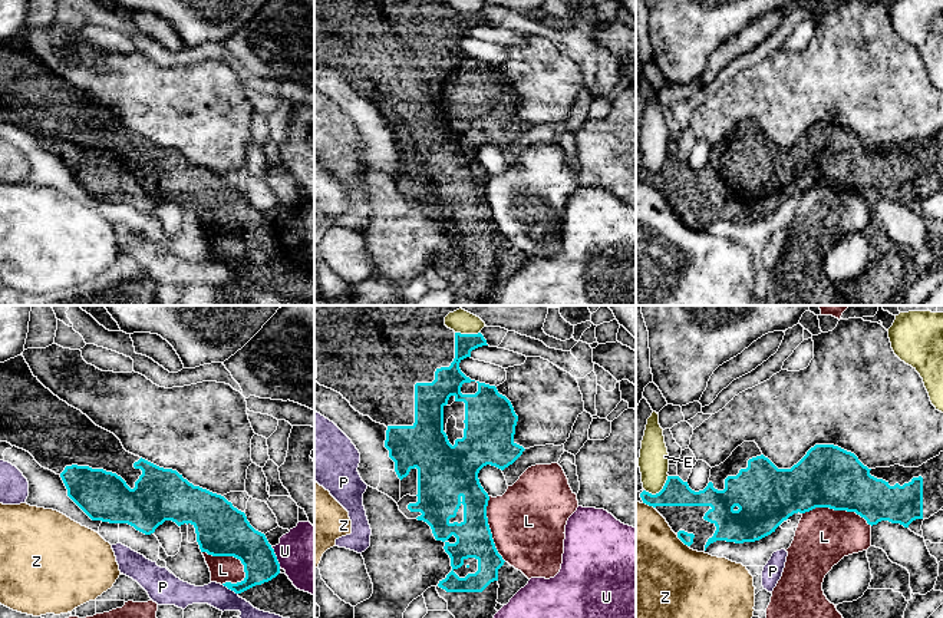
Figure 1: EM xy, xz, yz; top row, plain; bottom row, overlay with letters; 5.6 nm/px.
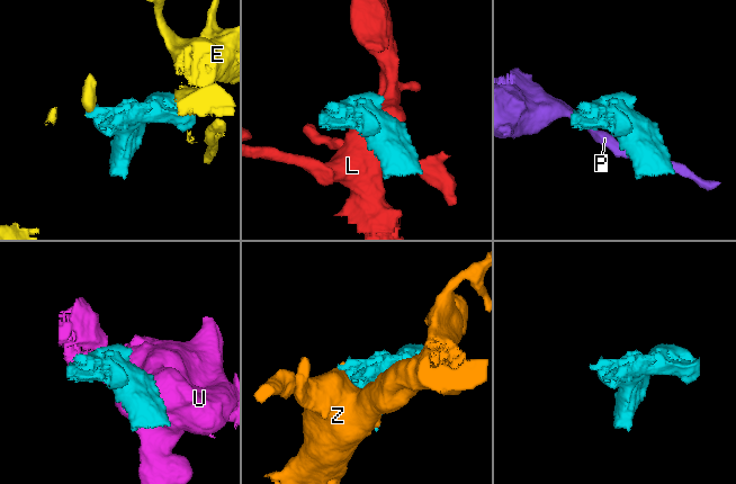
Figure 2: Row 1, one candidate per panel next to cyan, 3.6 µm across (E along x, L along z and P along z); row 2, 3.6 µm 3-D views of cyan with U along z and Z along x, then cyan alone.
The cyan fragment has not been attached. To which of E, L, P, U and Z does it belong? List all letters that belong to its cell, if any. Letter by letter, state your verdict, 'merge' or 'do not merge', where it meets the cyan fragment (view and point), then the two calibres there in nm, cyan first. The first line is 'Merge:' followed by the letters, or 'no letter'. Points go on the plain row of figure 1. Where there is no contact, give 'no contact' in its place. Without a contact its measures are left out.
Merge: no letter
E: do not merge; meets cyan in xz at (468, 13); 120 nm thick on the cyan side, 80 nm on the other
L: do not merge; meets cyan in xy at (231, 234); 300 nm thick on the cyan side, 150 nm on the other
P: do not merge; meets cyan in xy at (230, 267); 190 nm thick on the cyan side, 140 nm on the other
U: do not merge; meets cyan in xy at (276, 235); 220 nm thick on the cyan side, 360 nm on the other
Z: do not merge; meets cyan in yz at (682, 220); 70 nm thick on the cyan side, 500 nm on the other

